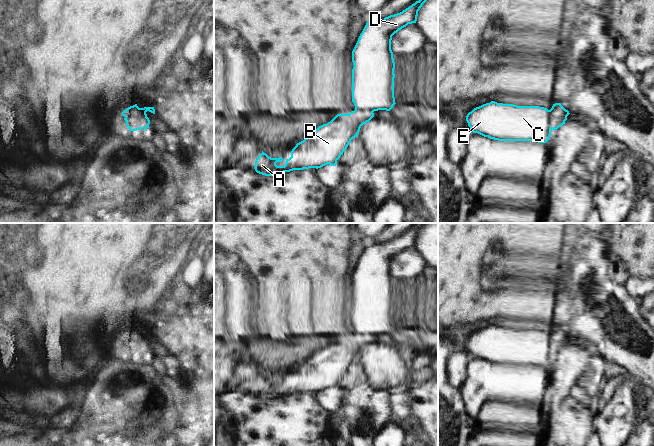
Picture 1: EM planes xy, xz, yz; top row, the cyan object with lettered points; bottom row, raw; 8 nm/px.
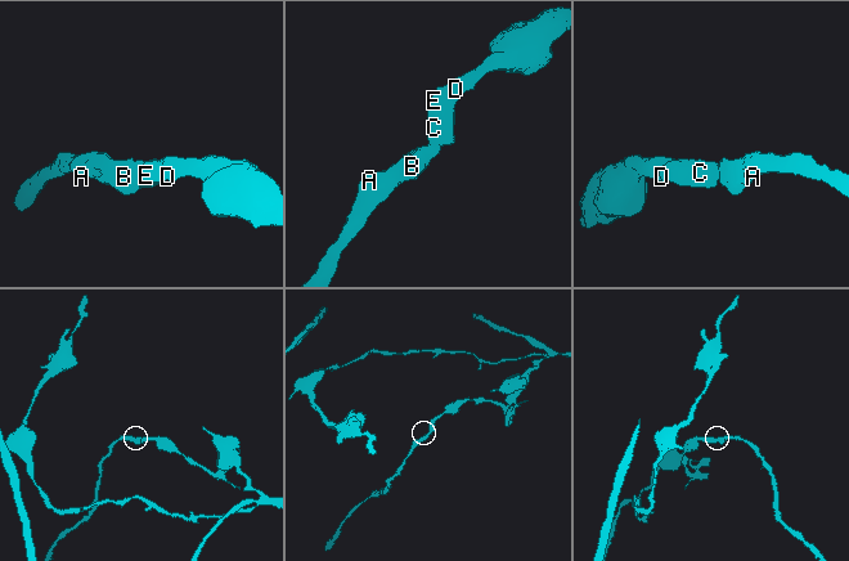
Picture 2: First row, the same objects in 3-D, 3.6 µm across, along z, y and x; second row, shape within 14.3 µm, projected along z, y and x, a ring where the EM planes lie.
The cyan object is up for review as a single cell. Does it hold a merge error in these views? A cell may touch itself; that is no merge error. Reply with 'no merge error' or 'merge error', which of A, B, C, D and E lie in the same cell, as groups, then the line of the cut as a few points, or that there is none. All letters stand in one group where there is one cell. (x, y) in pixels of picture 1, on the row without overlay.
merge error; A B / C D E; cut in yz along (548, 334), (551, 352)

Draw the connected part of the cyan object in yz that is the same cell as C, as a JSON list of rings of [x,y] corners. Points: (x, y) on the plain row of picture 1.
[[[491,325],[466,340],[473,357],[498,365],[546,367],[551,360],[549,334],[539,330],[517,330]]]

